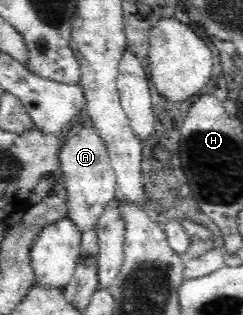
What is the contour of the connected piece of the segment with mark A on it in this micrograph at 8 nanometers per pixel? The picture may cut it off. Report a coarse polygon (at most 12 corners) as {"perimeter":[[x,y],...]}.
{"perimeter":[[96,124],[65,141],[68,216],[96,227],[117,175]]}

